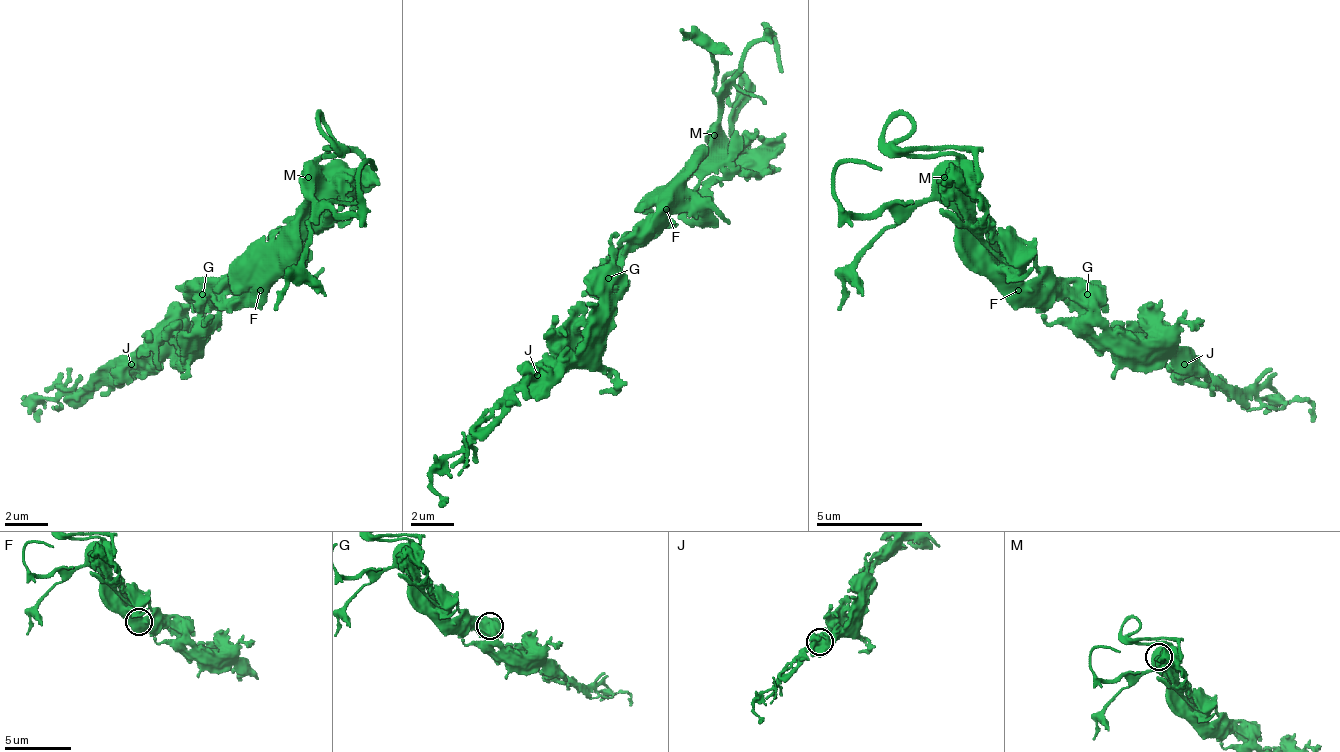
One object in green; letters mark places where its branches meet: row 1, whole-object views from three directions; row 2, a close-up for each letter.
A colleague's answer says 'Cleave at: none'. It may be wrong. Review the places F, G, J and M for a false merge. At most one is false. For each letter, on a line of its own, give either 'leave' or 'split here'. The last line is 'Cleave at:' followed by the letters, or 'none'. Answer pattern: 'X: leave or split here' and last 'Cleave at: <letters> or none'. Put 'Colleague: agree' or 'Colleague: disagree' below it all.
F: leave
G: leave
J: leave
M: leave
Cleave at: none
Colleague: agree

